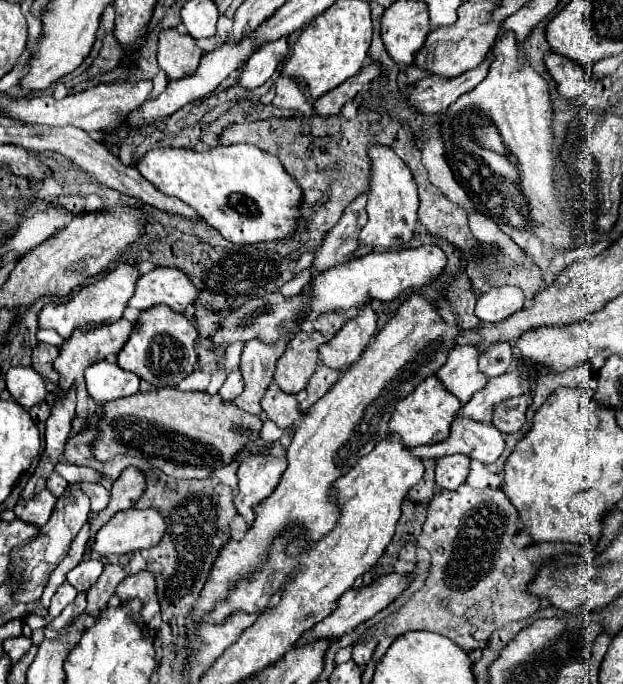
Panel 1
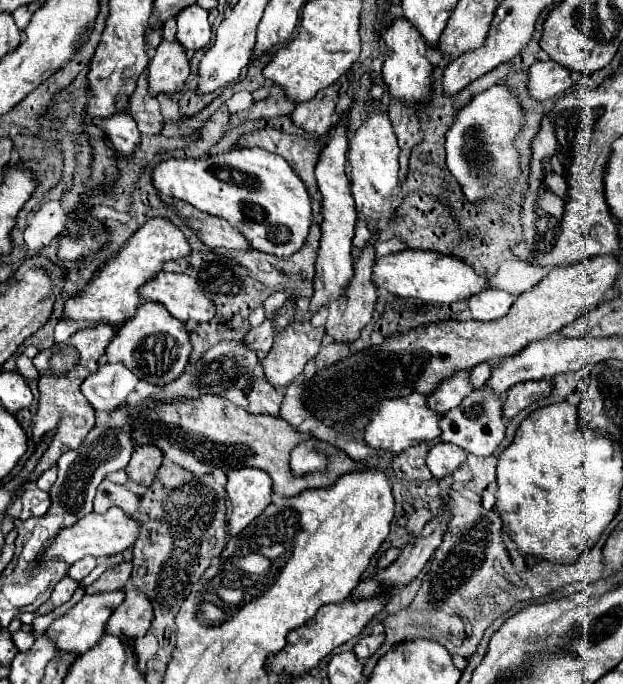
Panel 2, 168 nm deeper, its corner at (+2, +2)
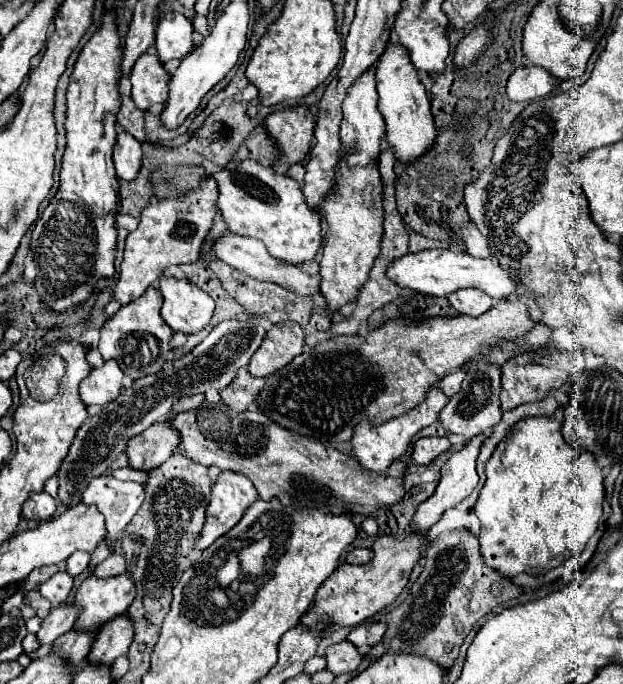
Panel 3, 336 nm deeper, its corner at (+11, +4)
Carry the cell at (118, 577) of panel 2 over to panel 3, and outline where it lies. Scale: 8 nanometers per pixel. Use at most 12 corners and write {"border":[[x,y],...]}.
{"border":[[112,553],[96,569],[96,577],[114,577],[126,571],[124,555]]}

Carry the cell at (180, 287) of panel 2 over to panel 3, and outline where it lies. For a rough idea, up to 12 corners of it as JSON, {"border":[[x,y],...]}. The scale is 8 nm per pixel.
{"border":[[162,277],[162,319],[192,335],[214,301],[188,279]]}

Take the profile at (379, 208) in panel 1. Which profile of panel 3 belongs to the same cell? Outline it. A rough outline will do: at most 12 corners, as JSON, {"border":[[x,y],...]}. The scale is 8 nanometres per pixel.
{"border":[[374,69],[348,87],[340,141],[348,165],[380,155],[386,125]]}

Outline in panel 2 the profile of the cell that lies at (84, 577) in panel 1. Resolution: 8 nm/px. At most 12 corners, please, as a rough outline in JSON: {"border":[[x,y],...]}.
{"border":[[79,559],[69,567],[69,577],[75,581],[87,577],[97,559]]}

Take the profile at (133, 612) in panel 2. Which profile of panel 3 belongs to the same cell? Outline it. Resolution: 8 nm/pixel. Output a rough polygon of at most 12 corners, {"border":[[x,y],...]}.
{"border":[[126,615],[100,627],[88,663],[110,667],[128,653]]}

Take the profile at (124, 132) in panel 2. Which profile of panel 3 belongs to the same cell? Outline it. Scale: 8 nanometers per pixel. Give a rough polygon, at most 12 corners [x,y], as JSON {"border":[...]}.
{"border":[[124,129],[114,145],[116,175],[134,181],[142,167],[140,143]]}

